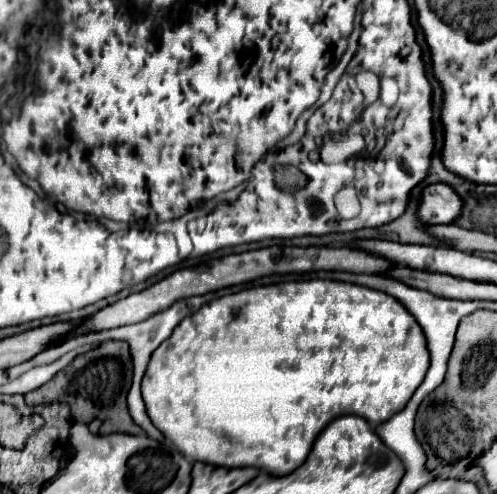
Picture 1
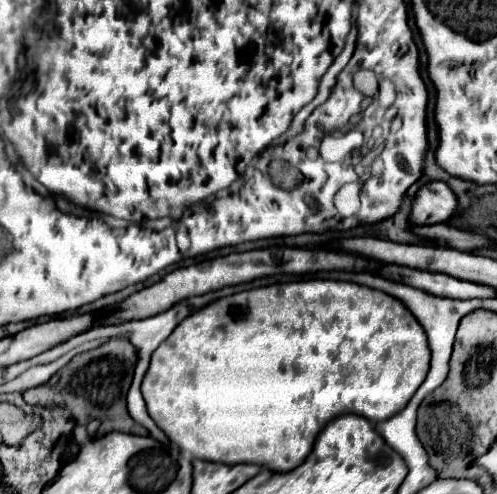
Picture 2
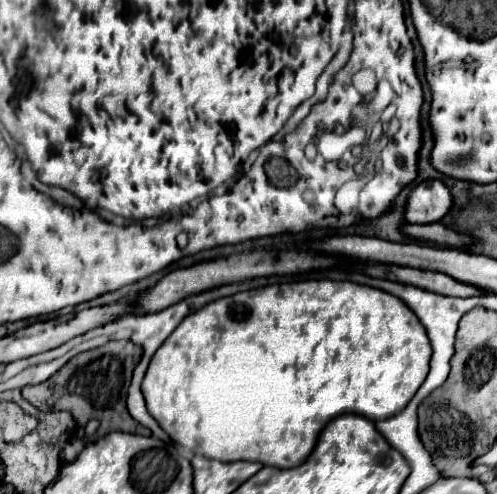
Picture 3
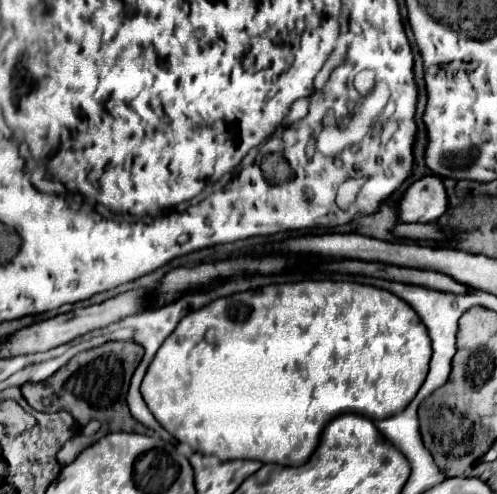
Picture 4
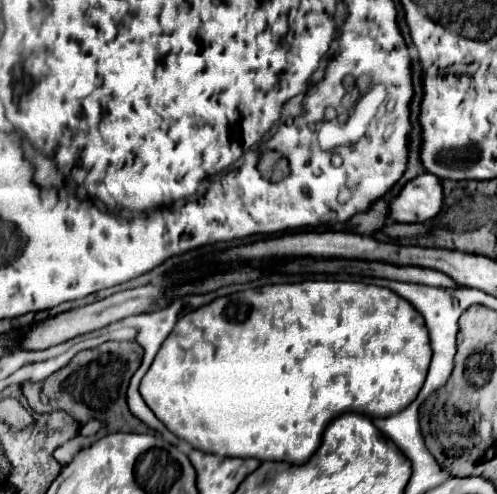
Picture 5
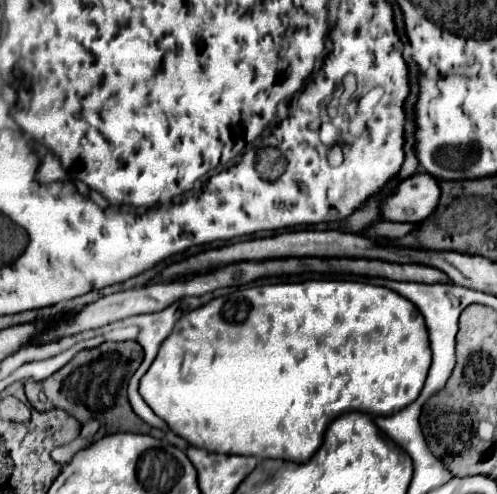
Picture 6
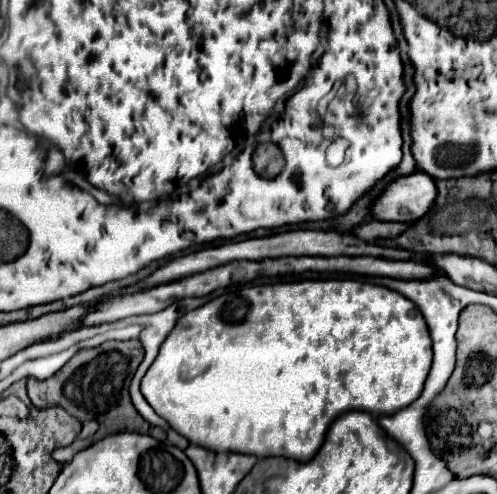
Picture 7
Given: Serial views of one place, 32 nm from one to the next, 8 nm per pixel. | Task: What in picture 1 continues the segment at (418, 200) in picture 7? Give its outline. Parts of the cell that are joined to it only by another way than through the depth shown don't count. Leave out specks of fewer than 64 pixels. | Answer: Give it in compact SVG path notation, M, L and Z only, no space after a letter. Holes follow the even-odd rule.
M430 184L424 188L416 216L422 224L450 224L462 208L460 196L448 184Z

